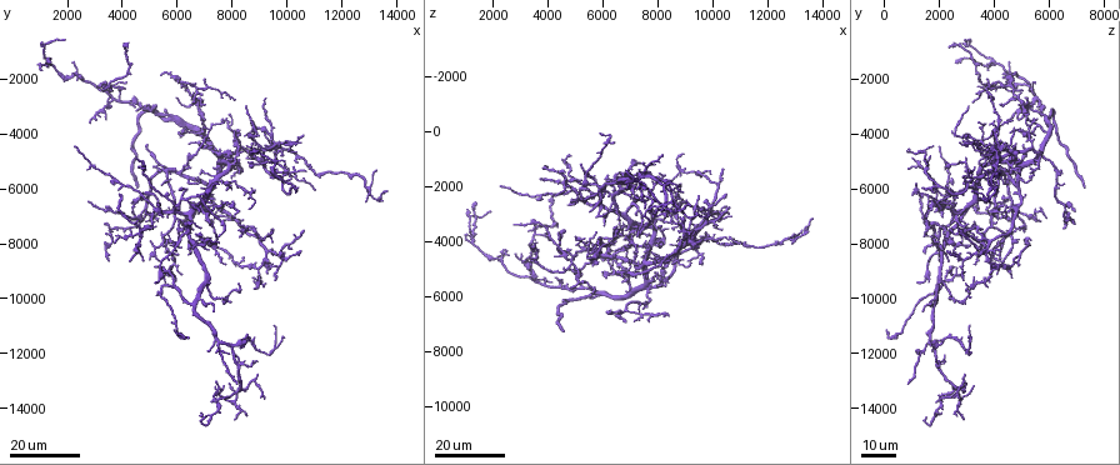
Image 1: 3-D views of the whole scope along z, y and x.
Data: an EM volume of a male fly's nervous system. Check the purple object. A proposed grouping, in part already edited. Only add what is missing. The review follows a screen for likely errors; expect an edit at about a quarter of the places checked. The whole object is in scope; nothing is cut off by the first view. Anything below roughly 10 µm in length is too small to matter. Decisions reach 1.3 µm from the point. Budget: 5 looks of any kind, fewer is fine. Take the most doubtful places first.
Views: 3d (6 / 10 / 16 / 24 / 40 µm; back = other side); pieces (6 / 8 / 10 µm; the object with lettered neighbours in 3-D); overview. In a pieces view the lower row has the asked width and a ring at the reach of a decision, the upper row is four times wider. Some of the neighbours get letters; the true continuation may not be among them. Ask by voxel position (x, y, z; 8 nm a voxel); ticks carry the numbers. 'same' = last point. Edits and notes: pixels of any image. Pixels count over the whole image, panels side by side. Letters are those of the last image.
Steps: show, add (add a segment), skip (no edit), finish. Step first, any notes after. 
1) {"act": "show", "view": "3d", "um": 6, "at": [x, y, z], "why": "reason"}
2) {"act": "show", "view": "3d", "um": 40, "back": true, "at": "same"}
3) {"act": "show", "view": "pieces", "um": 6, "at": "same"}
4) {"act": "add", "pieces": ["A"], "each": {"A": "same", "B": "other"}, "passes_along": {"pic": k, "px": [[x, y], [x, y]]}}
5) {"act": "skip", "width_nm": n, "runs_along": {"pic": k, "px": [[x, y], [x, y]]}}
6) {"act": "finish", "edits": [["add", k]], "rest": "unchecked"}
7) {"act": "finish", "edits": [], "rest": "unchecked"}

{"act": "show", "view": "3d", "um": 24, "at": [4500, 5900, 7200], "why": "free end"}

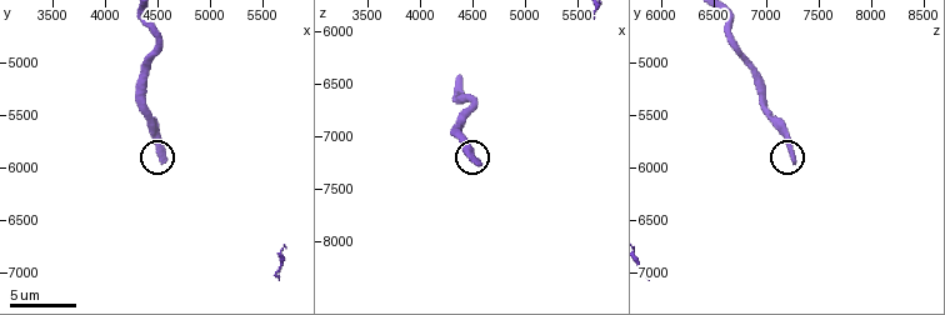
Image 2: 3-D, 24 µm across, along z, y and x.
{"act": "show", "view": "pieces", "um": 8, "at": [4560, 5940, 7280]}

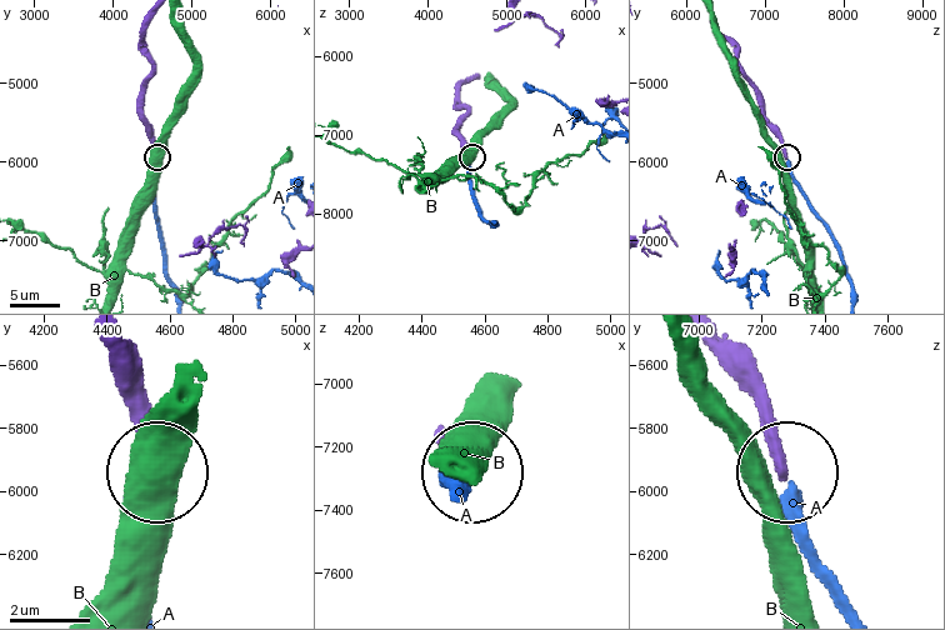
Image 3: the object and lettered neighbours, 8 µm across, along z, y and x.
{"act": "skip", "width_nm": 320, "each": {"A": "other", "B": "other"}, "runs_along": {"pic": 3, "px": [[701, 341], [759, 413], [779, 469]]}, "found": "none of them fits"}

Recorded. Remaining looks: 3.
{"act": "show", "view": "3d", "um": 16, "at": [5500, 3200, 6100], "why": "free end"}

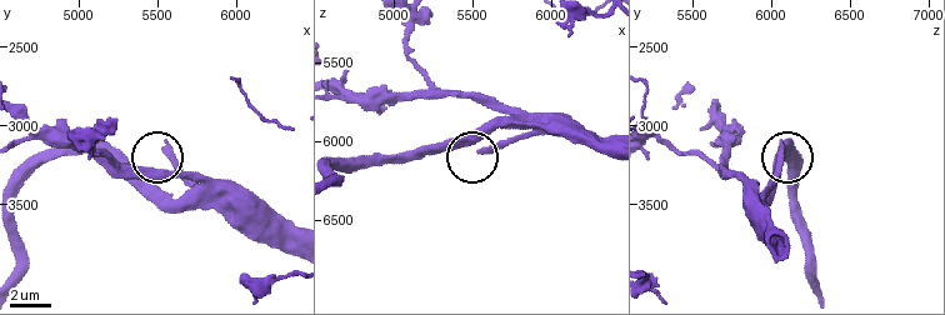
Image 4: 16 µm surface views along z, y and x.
{"act": "show", "view": "pieces", "um": 10, "at": [5540, 3120, 6060], "why": "see the neighbours"}

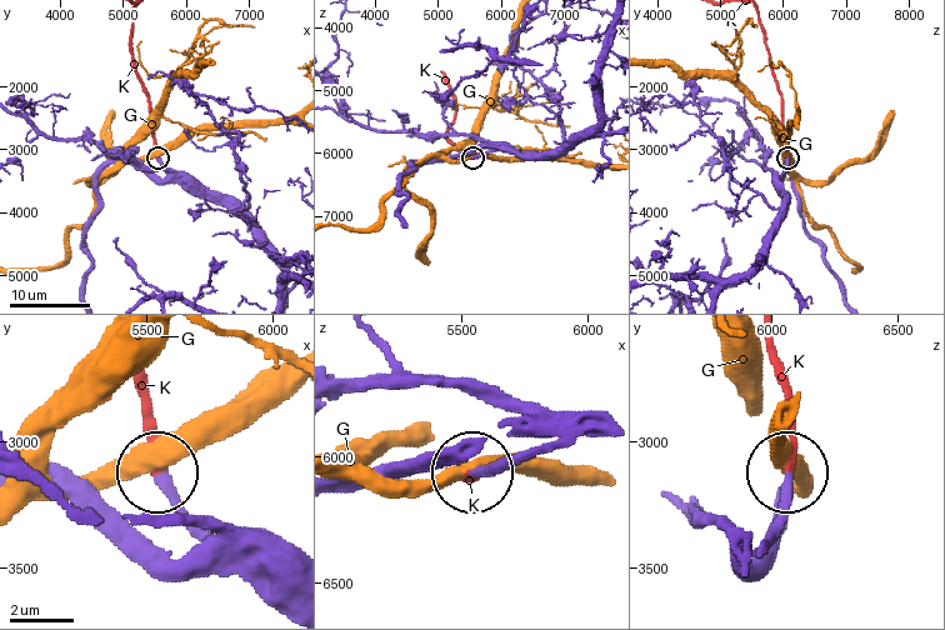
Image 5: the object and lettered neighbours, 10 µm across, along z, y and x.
{"act": "add", "pieces": ["K"], "each": {"G": "other", "K": "same"}, "found": "the neuron continues"}

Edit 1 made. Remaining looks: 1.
{"act": "finish", "edits": [["add", 5]], "rest": "unchecked"}

